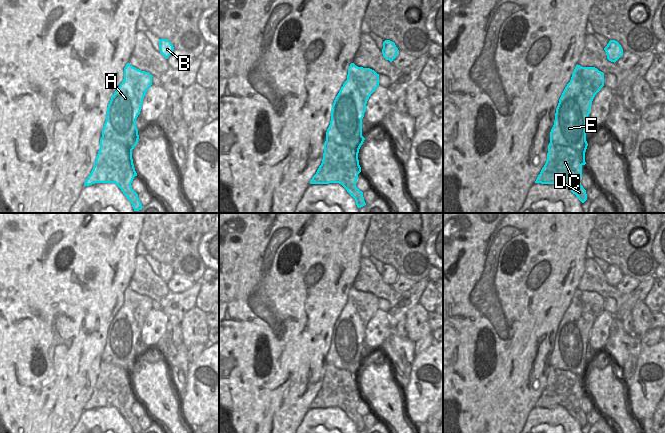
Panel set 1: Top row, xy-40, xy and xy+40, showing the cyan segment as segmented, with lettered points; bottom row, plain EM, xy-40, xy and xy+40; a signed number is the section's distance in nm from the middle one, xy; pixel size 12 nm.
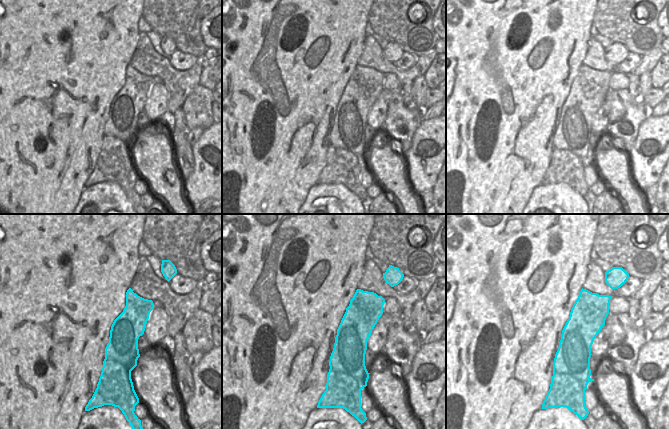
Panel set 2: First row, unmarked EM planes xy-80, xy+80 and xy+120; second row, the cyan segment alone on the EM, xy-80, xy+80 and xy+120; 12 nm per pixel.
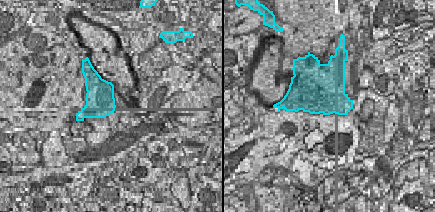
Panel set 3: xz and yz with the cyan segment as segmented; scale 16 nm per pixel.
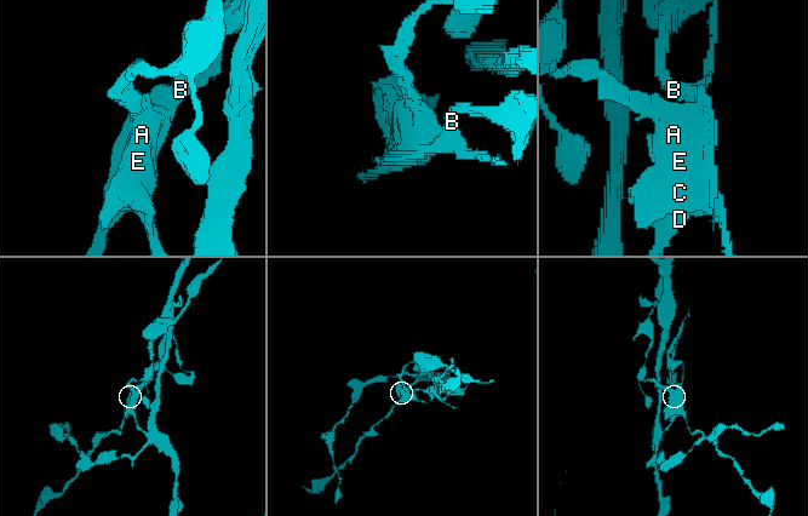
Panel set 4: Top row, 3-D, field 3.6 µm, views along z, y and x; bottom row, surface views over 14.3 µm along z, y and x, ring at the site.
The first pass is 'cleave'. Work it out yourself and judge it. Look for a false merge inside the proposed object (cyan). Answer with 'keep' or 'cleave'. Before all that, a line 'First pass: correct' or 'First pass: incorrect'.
First pass: correct
cleave

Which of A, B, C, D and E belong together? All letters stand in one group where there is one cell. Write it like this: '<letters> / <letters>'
A B E / C D

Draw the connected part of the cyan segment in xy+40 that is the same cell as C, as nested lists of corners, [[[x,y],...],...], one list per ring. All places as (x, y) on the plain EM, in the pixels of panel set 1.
[[[550,366],[547,385],[535,407],[564,407],[584,427],[587,424],[587,418],[580,407],[581,401],[582,387],[579,377],[571,371],[560,370]]]

